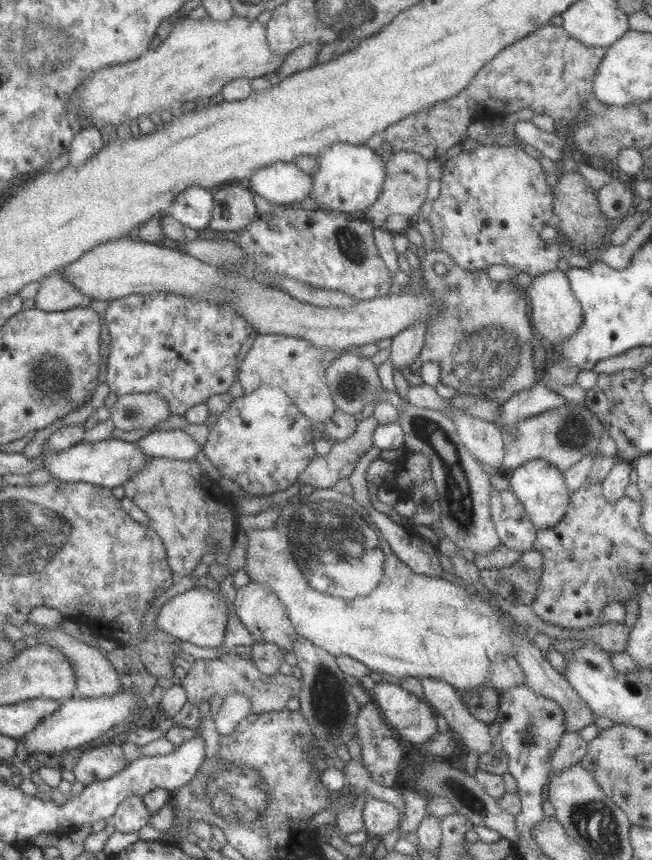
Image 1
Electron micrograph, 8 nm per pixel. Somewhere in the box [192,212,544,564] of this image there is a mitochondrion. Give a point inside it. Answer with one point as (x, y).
(496, 356)

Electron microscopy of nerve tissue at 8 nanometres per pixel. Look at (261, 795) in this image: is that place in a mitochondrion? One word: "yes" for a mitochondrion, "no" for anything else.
yes

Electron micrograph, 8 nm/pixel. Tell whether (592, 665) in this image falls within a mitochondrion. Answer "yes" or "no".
no

